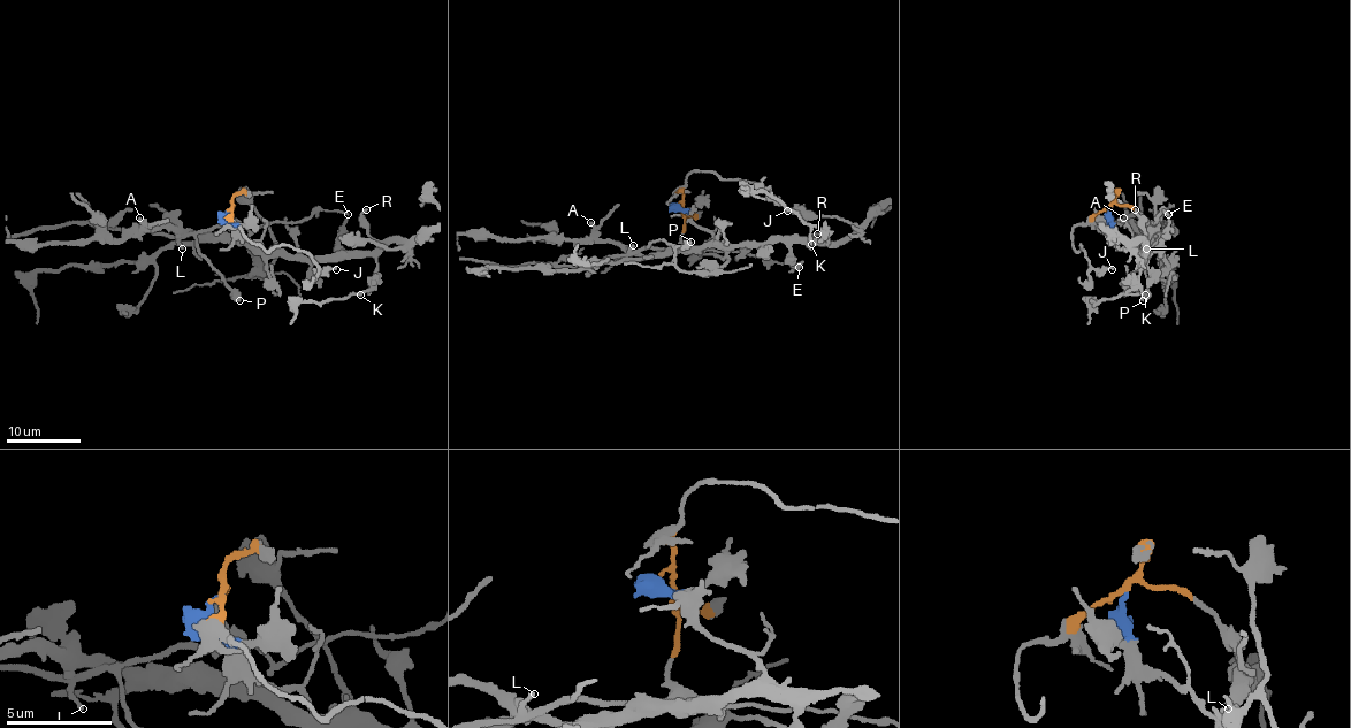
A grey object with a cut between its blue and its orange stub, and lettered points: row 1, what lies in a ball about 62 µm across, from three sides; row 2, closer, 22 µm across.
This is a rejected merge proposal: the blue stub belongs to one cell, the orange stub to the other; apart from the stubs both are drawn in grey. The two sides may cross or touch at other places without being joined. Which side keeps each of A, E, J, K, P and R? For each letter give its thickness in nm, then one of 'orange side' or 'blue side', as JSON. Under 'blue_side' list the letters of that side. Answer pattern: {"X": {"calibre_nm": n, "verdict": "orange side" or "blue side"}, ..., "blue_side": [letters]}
{"A": {"calibre_nm": 200, "verdict": "blue side"}, "E": {"calibre_nm": 130, "verdict": "orange side"}, "J": {"calibre_nm": 170, "verdict": "orange side"}, "K": {"calibre_nm": 170, "verdict": "blue side"}, "P": {"calibre_nm": 550, "verdict": "orange side"}, "R": {"calibre_nm": 170, "verdict": "blue side"}, "blue_side": ["A", "K", "R"]}

